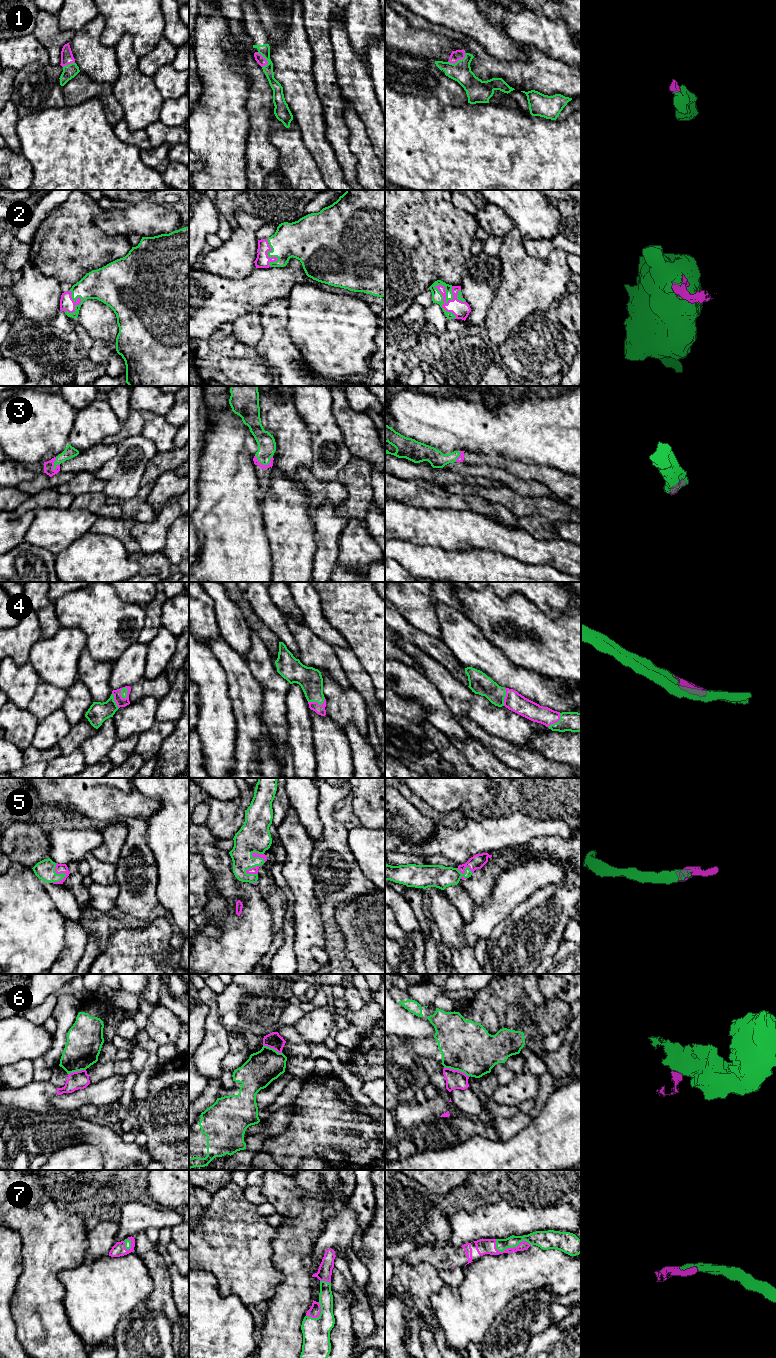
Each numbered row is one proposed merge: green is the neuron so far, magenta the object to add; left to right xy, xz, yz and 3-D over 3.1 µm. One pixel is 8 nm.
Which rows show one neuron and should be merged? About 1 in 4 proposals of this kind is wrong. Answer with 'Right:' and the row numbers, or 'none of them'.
Right: 1, 2, 3, 4, 5, 7

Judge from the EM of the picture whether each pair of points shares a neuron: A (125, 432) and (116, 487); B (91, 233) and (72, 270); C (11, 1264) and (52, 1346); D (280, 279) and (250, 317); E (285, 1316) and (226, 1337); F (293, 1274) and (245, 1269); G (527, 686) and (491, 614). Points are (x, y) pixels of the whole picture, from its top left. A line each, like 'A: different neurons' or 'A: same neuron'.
A: different neurons
B: same neuron
C: different neurons
D: different neurons
E: different neurons
F: different neurons
G: different neurons

